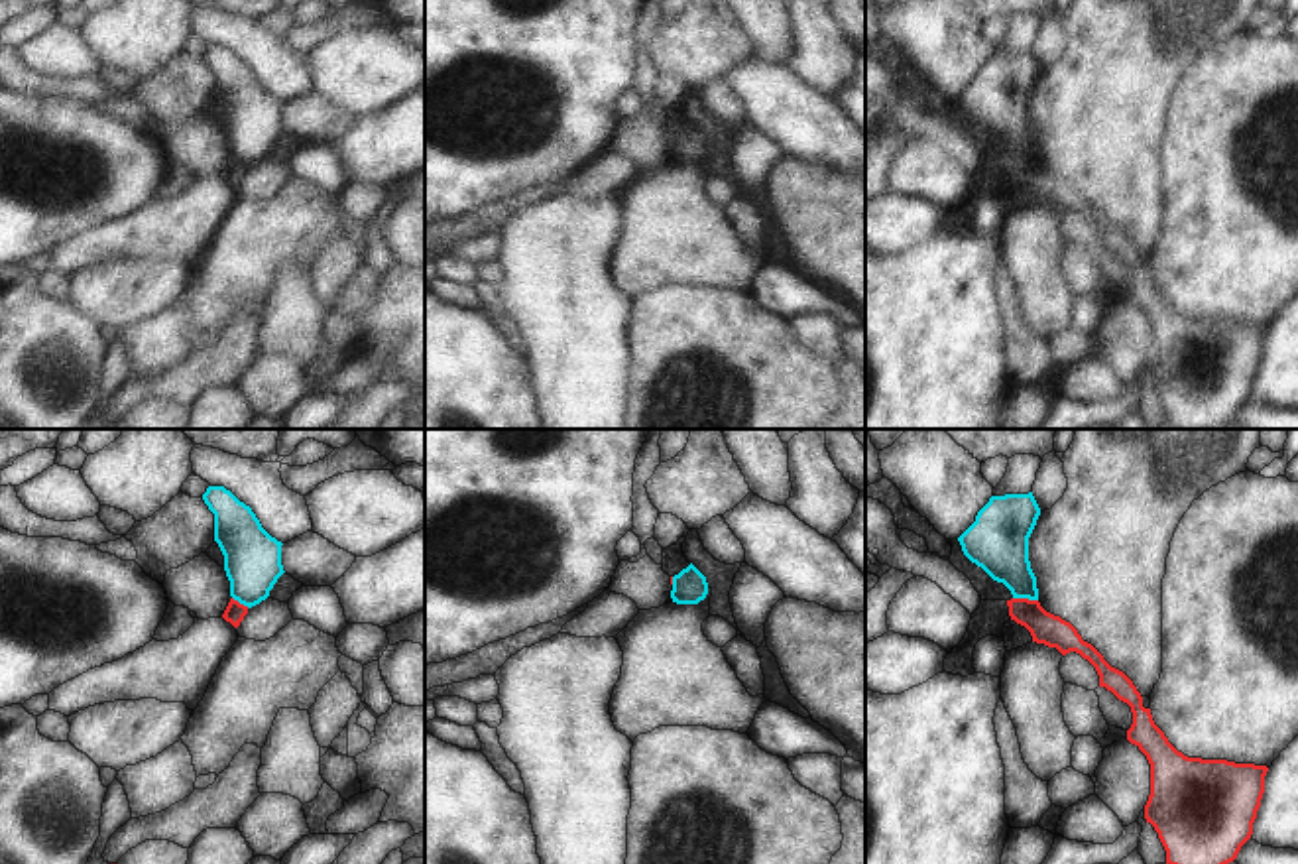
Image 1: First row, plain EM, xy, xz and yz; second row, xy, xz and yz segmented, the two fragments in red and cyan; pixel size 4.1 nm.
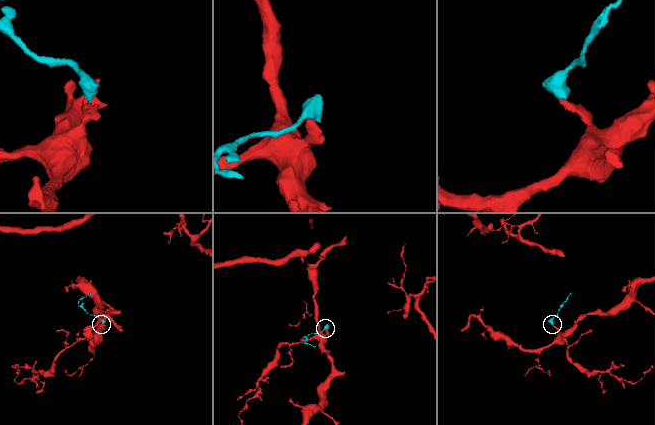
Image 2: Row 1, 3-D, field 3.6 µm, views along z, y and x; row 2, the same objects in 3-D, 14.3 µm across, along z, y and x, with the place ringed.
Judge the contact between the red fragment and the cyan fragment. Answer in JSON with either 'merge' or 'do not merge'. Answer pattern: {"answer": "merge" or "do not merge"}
{"answer": "do not merge"}

